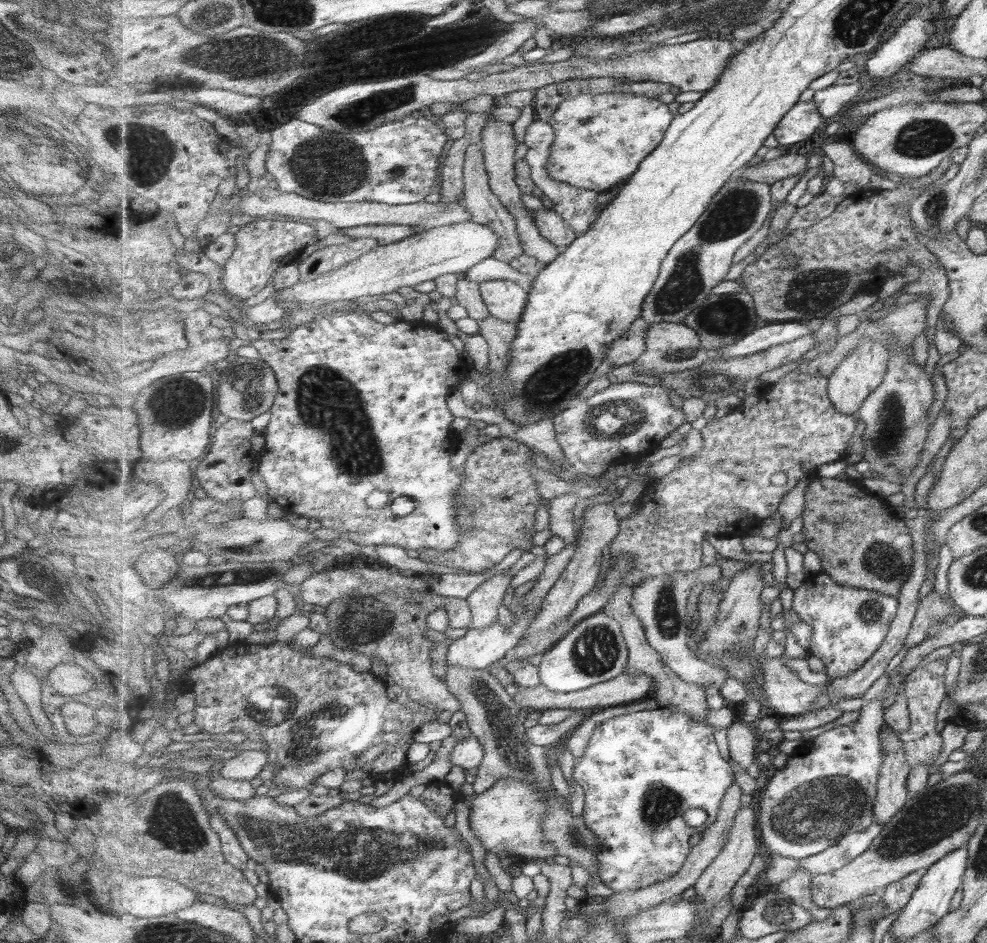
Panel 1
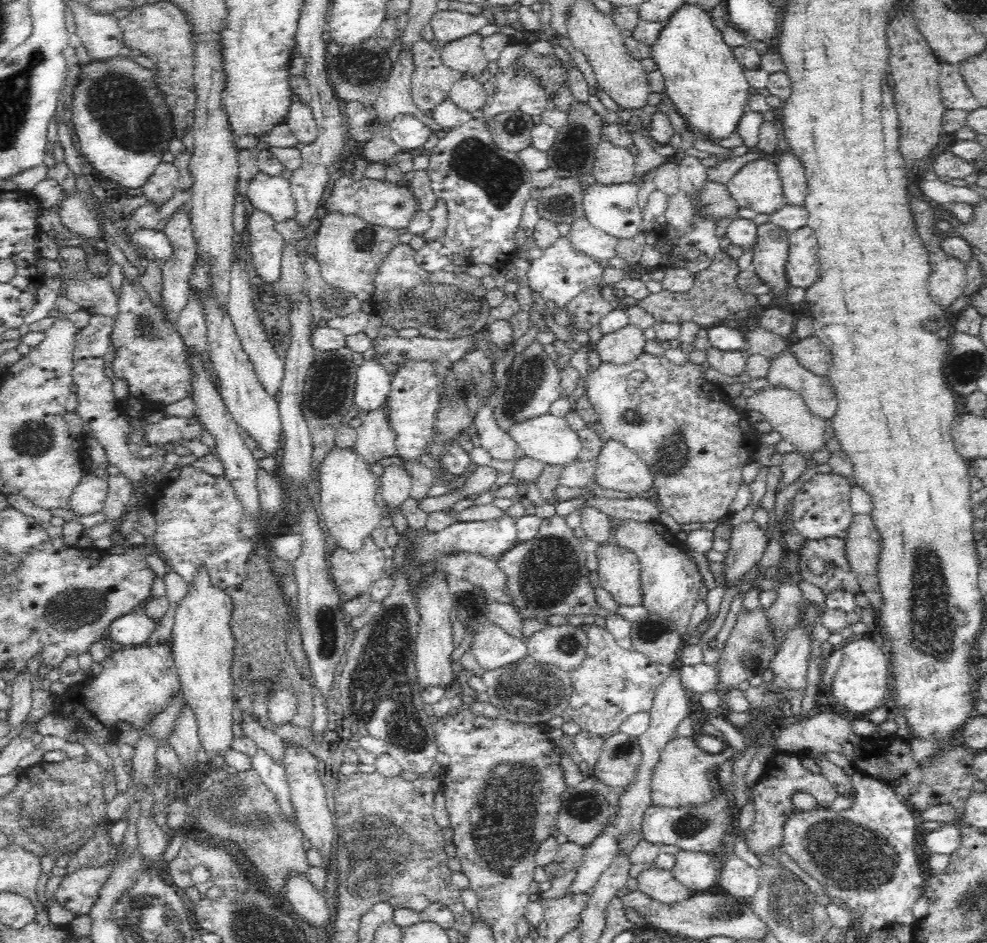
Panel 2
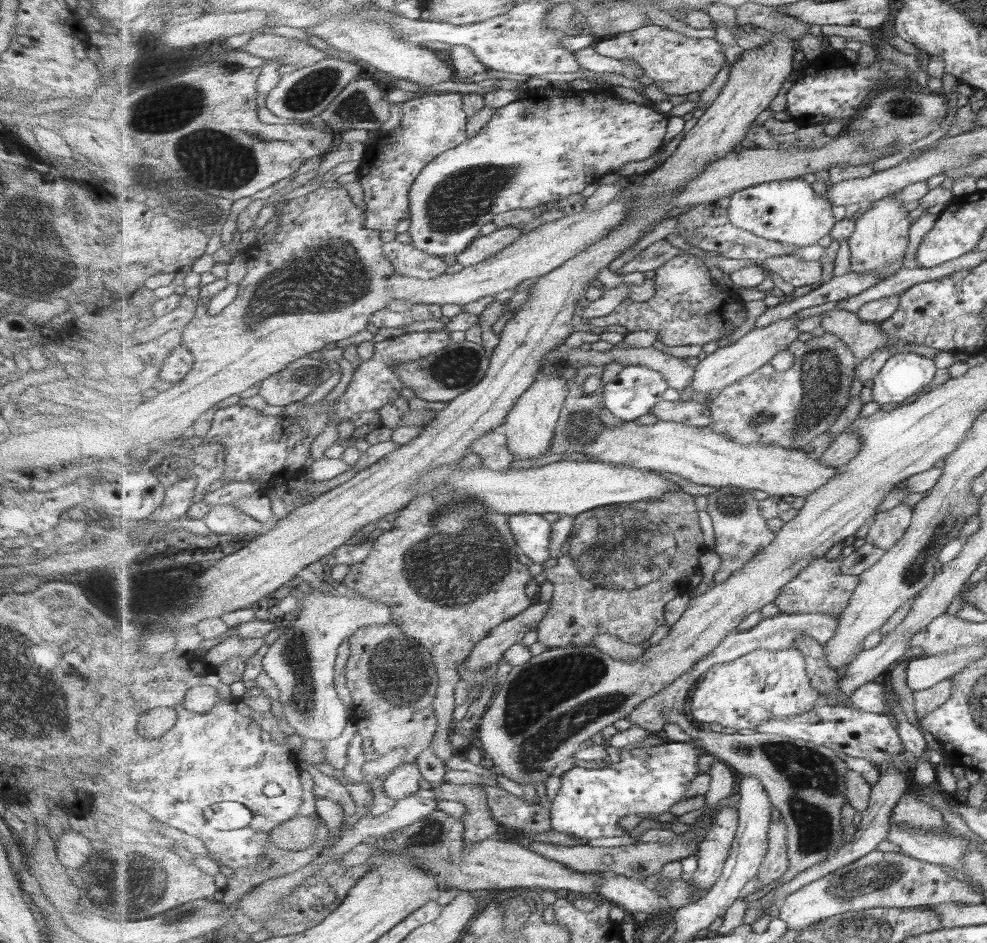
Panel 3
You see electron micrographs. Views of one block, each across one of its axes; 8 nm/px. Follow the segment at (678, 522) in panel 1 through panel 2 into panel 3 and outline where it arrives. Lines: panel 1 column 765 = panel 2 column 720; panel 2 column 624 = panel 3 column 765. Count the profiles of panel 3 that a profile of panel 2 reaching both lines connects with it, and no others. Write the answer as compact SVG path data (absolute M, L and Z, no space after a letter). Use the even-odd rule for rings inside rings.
M830 332L809 341L795 341L790 344L788 352L795 356L793 368L781 372L771 364L763 365L738 383L727 387L721 394L717 394L711 404L712 421L708 427L741 444L775 444L783 448L797 449L809 446L812 440L827 432L839 420L843 408L852 398L851 384L861 361L854 356L847 344Z

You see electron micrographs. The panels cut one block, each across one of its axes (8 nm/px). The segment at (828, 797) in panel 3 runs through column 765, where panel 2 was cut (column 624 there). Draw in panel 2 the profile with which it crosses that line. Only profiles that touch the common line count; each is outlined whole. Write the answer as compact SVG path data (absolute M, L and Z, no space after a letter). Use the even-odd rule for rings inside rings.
M614 732L603 738L598 762L588 772L594 779L620 792L632 780L640 764L640 741L625 732Z

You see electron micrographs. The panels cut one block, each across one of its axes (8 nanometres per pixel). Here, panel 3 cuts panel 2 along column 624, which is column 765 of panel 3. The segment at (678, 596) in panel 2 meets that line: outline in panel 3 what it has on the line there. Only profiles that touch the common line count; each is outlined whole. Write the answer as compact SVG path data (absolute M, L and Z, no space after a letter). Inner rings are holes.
M725 486L715 493L708 495L706 512L713 520L716 548L715 553L722 560L721 566L714 574L714 583L727 581L735 572L743 569L743 566L759 555L776 539L777 533L767 526L767 519L761 514L760 500L756 500L749 490Z

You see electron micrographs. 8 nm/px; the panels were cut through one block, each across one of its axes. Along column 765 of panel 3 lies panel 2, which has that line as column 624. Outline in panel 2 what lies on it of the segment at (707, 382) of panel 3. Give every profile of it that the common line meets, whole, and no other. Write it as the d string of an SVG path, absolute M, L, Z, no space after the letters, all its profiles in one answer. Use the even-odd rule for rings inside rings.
M628 323L624 328L605 334L596 344L602 364L618 366L630 364L644 354L646 338L642 329Z

